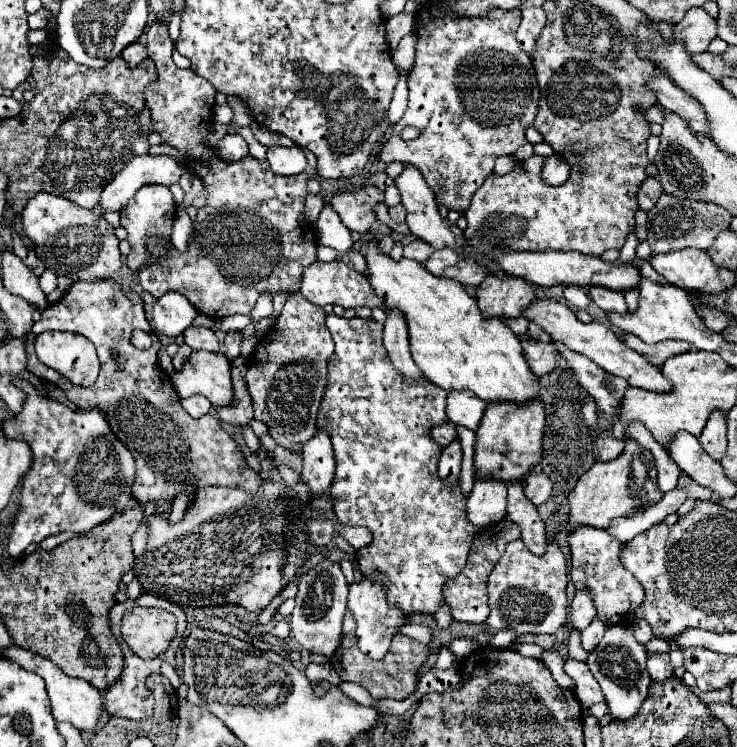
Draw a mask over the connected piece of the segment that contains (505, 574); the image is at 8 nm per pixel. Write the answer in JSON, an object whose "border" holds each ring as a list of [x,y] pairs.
{"border":[[[554,516],[544,524],[546,524],[546,554],[542,556],[530,554],[530,550],[526,550],[526,544],[522,540],[514,540],[508,544],[506,552],[496,562],[486,582],[490,616],[480,628],[488,632],[512,628],[518,634],[542,634],[542,632],[552,634],[564,628],[568,618],[568,600],[566,600],[568,576],[564,554],[558,542],[554,540],[562,524],[562,516]]]}

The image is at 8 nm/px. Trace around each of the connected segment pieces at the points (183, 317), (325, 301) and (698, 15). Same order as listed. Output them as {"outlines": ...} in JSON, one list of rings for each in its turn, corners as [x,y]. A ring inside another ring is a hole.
{"outlines":[[[[166,292],[152,310],[152,322],[154,328],[168,338],[180,336],[196,318],[194,306],[178,292]]],[[[334,260],[334,262],[314,262],[312,266],[308,266],[302,274],[302,288],[300,292],[314,302],[316,306],[328,306],[328,304],[338,304],[342,308],[358,308],[358,306],[368,306],[368,308],[380,308],[382,300],[374,294],[374,290],[370,290],[370,282],[368,278],[350,268],[348,264],[344,264],[342,260]]],[[[690,8],[674,26],[674,38],[684,40],[690,54],[706,52],[708,44],[716,38],[716,20],[704,8]]]]}

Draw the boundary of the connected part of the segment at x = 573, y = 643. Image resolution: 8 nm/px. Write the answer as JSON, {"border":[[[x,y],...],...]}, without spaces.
{"border":[[[570,628],[568,638],[568,656],[572,656],[572,658],[578,658],[578,660],[584,660],[584,662],[586,662],[586,650],[582,649],[580,636],[580,632],[574,628]]]}

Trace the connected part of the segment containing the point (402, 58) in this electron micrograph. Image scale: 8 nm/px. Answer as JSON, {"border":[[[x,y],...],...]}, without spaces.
{"border":[[[406,34],[406,38],[402,38],[402,42],[398,44],[398,48],[392,54],[392,62],[398,70],[412,70],[414,64],[414,52],[416,52],[416,42],[418,36],[416,34]]]}

